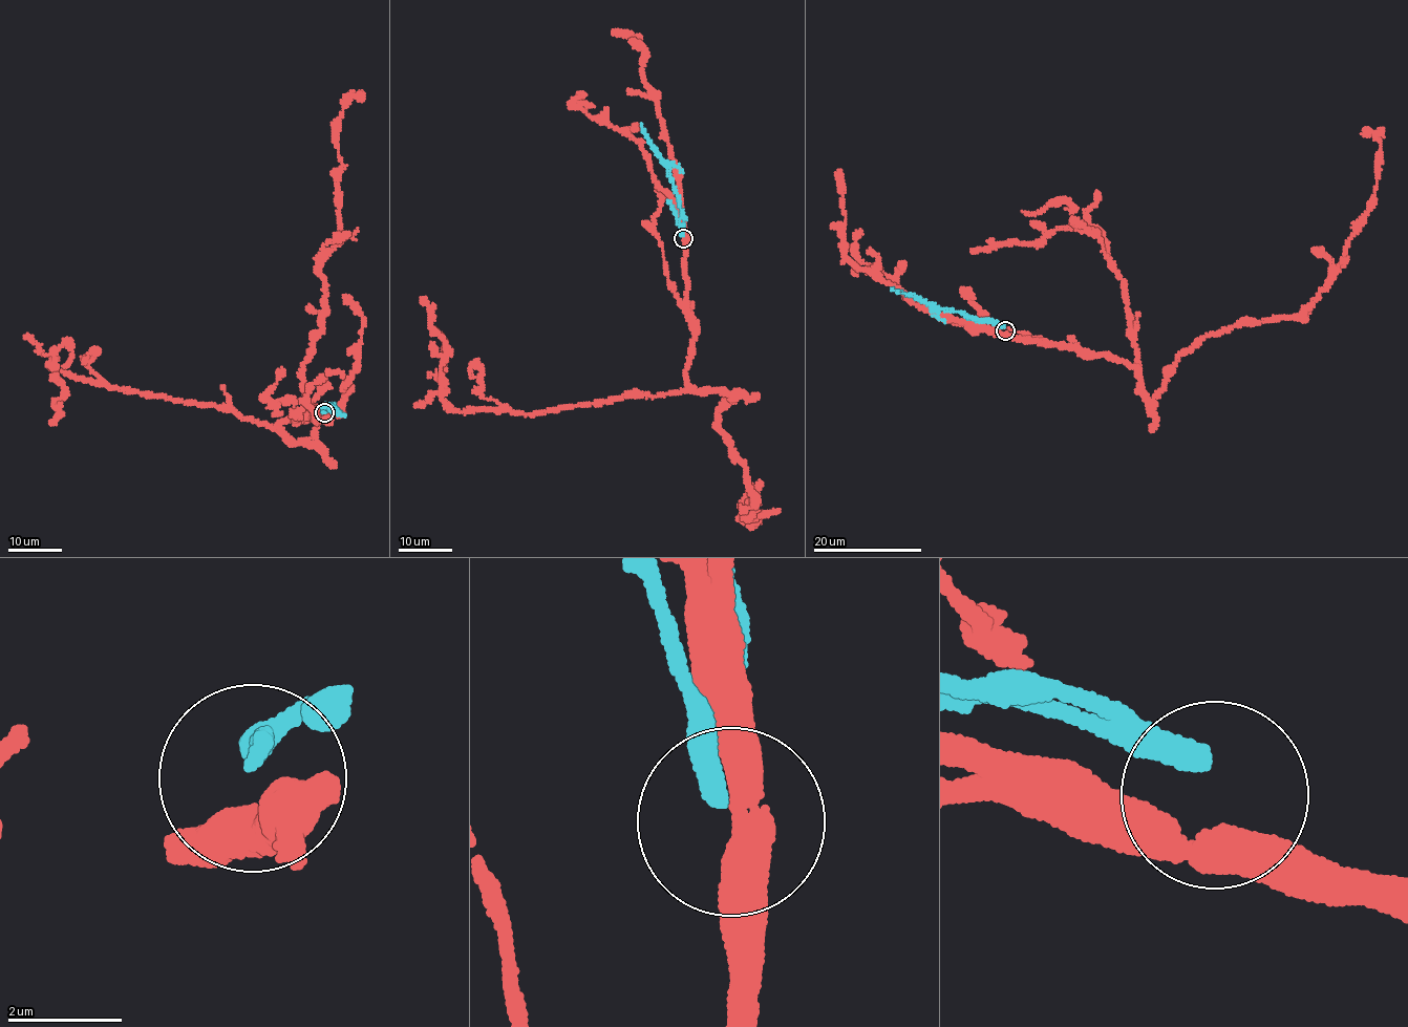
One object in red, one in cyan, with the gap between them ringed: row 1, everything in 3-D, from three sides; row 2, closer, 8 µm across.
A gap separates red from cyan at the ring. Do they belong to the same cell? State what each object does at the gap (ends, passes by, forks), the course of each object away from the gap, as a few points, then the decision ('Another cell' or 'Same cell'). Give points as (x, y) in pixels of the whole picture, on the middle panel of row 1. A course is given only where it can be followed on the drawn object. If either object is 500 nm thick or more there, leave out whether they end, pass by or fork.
Course of red: (684, 238), (687, 382), (733, 400), (716, 427), (754, 522), (740, 515), (751, 484). Course of cyan: (683, 237), (683, 212), (669, 170), (641, 124). Another cell

